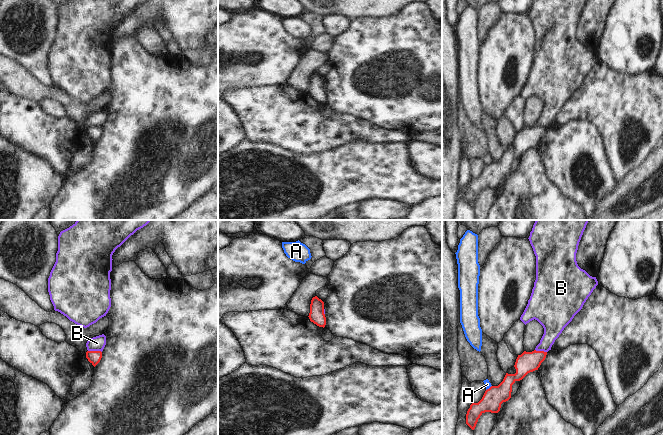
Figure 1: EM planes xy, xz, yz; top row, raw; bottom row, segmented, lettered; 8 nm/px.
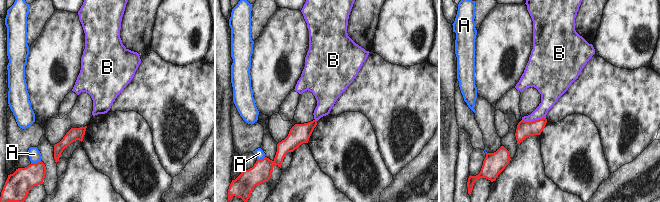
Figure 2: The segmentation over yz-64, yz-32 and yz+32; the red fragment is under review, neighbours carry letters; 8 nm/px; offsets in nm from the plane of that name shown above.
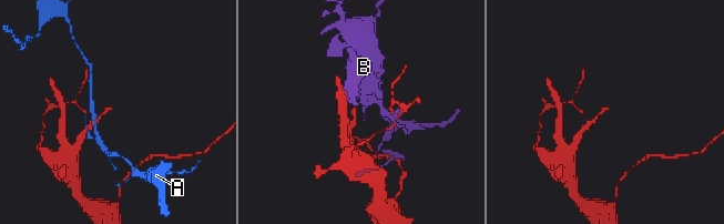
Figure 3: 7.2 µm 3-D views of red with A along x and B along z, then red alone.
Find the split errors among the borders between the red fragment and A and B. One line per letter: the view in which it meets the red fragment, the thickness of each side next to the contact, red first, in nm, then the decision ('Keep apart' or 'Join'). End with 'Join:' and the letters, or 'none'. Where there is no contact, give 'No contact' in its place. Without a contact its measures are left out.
A: Touches red in yz. Thickness 160 nm (red) against 50 nm. Keep apart
B: Touches red in xy. Thickness 110 nm (red) against 120 nm. Keep apart
Join: none.

